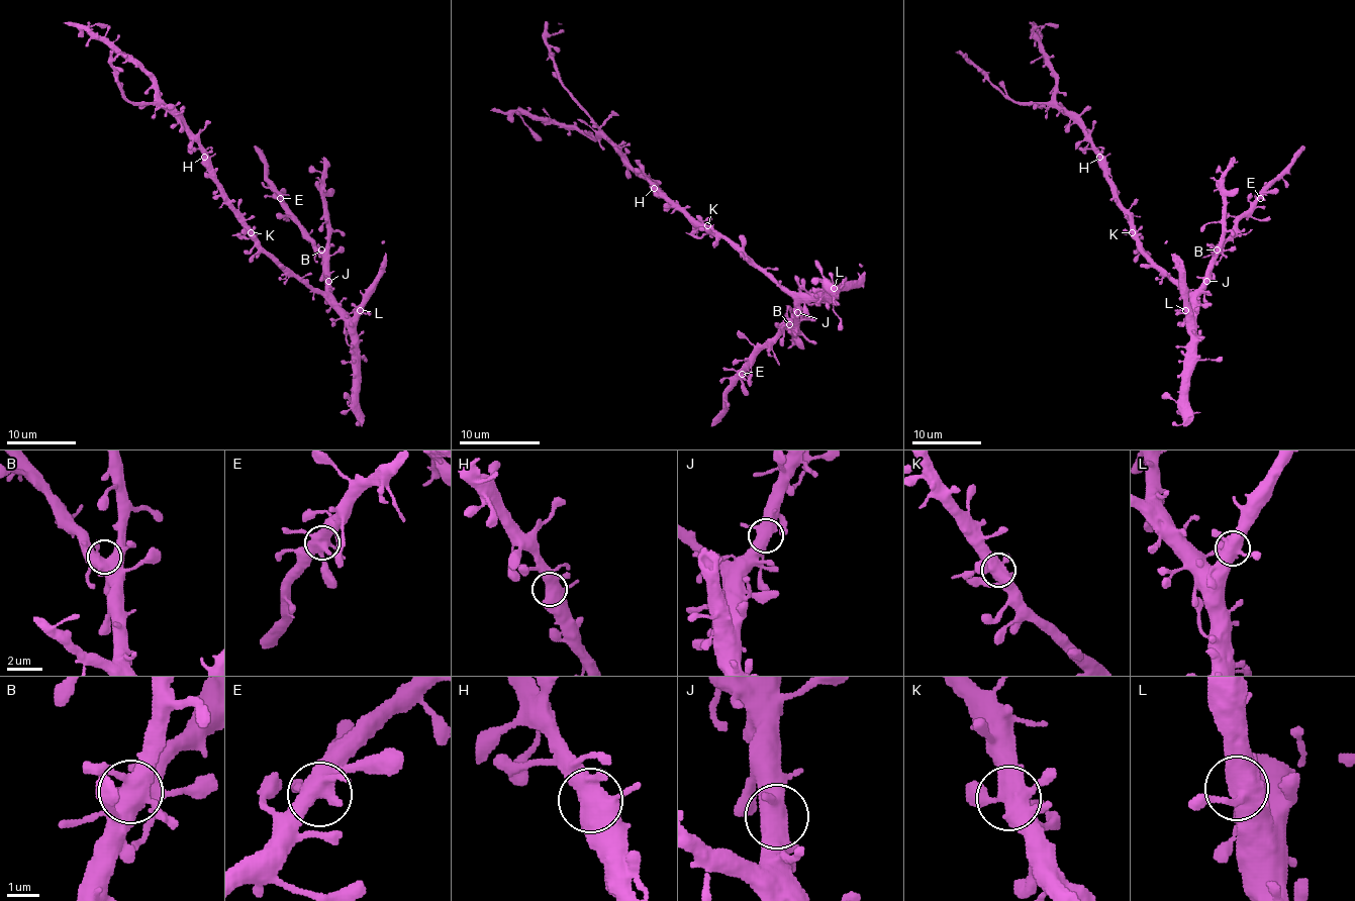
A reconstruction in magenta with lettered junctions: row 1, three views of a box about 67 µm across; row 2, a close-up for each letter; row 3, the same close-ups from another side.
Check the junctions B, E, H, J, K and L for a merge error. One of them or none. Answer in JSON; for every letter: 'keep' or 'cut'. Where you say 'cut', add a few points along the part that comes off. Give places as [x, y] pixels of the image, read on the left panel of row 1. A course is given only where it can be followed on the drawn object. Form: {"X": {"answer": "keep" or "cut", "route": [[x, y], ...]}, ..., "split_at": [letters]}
{"B": {"answer": "keep"}, "E": {"answer": "keep"}, "H": {"answer": "keep"}, "J": {"answer": "keep"}, "K": {"answer": "keep"}, "L": {"answer": "keep"}, "split_at": []}

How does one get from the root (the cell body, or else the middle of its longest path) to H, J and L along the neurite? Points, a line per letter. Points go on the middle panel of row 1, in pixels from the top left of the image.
H: (709, 231), (653, 188)
J: (709, 231), (723, 235), (763, 268), (793, 298), (793, 308), (797, 312)
L: (709, 231), (723, 235), (791, 292), (826, 294), (834, 288)

